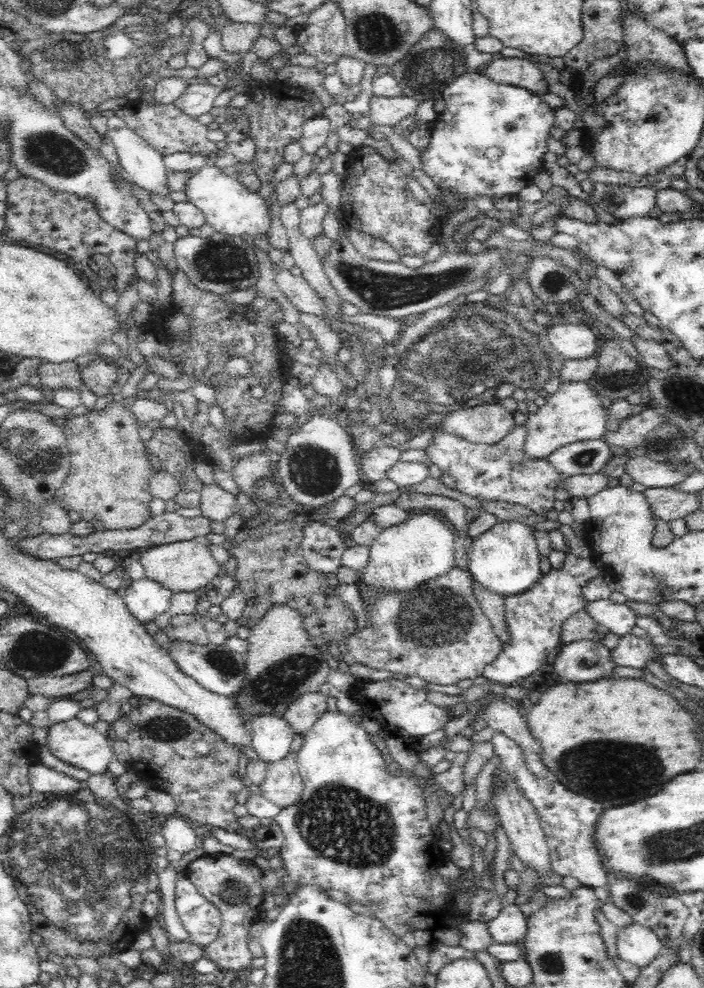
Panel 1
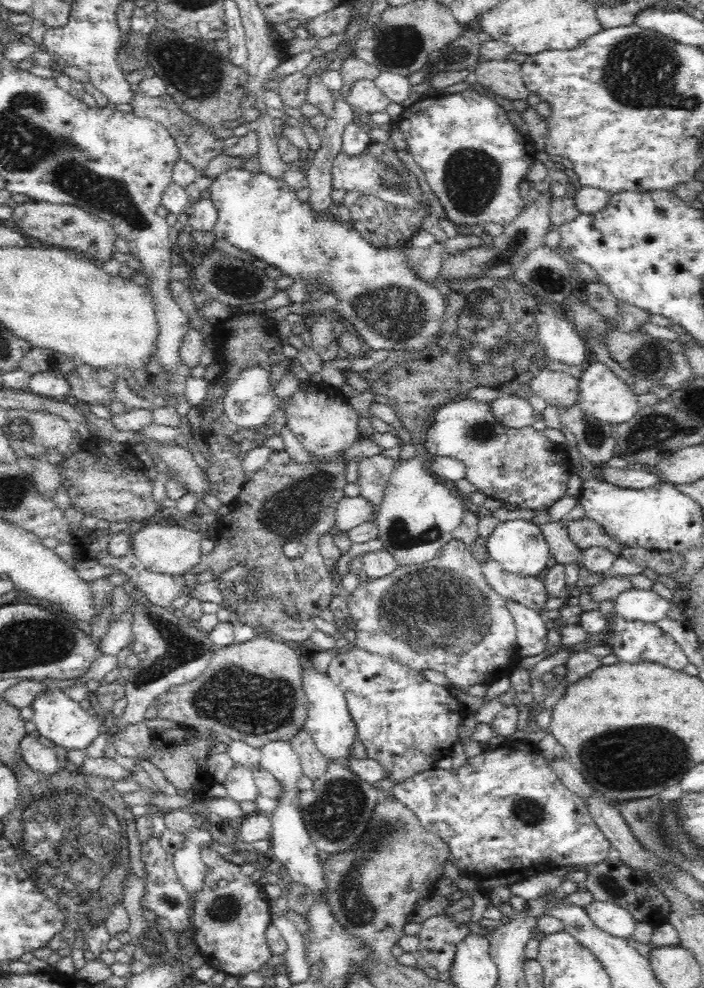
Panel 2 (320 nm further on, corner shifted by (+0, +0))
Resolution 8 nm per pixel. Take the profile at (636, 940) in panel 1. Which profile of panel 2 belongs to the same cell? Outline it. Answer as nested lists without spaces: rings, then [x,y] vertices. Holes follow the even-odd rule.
[[[593,900],[585,906],[585,911],[597,928],[615,937],[632,936],[638,924],[628,909],[612,901]]]

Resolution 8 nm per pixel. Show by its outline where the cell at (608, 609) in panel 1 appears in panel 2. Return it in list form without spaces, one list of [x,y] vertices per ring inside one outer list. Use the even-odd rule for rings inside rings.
[[[631,587],[614,599],[614,613],[626,621],[655,623],[666,617],[672,607],[666,598],[657,594],[652,588]]]

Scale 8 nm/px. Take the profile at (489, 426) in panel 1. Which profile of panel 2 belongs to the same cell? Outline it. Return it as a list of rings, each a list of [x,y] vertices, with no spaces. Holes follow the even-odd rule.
[[[500,394],[490,404],[492,413],[496,419],[507,428],[523,429],[532,426],[539,418],[528,399],[524,399],[514,394]]]

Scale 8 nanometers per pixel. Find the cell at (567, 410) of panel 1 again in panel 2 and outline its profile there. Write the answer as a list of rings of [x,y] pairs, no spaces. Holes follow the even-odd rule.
[[[597,361],[587,366],[579,378],[576,405],[586,415],[592,415],[602,422],[615,426],[632,418],[638,409],[637,395],[632,390],[633,385],[627,384],[606,364]]]

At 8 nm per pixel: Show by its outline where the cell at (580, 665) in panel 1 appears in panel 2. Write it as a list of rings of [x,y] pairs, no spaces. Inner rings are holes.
[[[508,597],[504,599],[506,608],[512,613],[516,623],[519,655],[522,658],[540,655],[548,646],[546,620],[542,618],[538,611]]]

